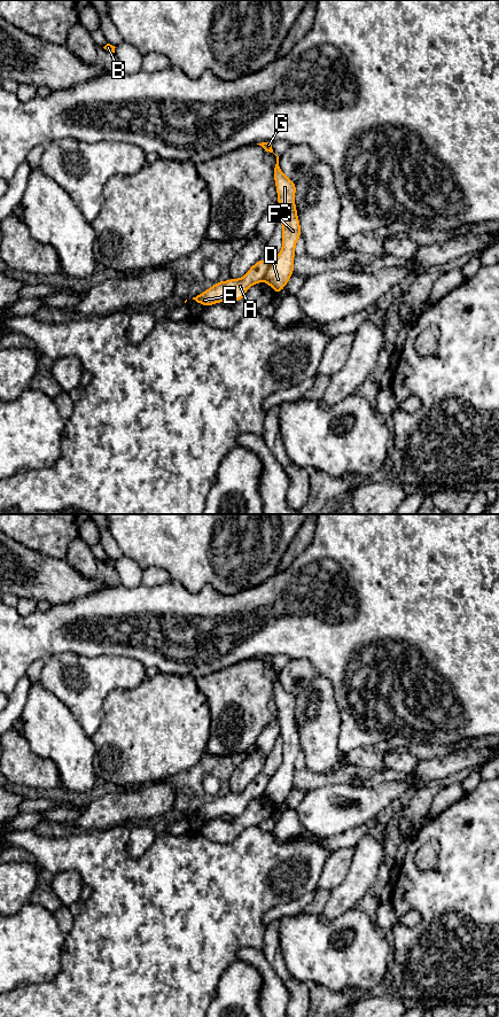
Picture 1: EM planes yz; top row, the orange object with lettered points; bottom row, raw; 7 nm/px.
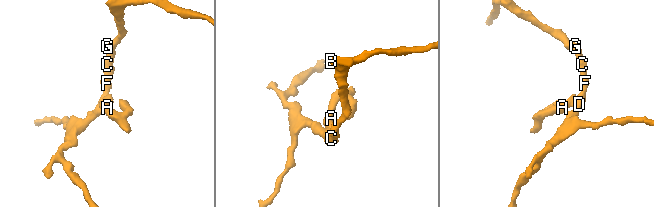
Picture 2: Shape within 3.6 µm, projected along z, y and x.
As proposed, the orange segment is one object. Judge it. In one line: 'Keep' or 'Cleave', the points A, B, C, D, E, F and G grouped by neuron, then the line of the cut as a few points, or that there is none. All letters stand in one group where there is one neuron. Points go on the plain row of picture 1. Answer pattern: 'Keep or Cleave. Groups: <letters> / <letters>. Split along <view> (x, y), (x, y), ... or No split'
Cleave. Groups: A E / B C D F G. Split along yz (270, 777), (263, 794)

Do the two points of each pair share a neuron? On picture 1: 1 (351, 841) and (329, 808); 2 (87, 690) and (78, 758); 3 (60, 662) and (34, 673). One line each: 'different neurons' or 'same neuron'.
1: different neurons
2: different neurons
3: different neurons

